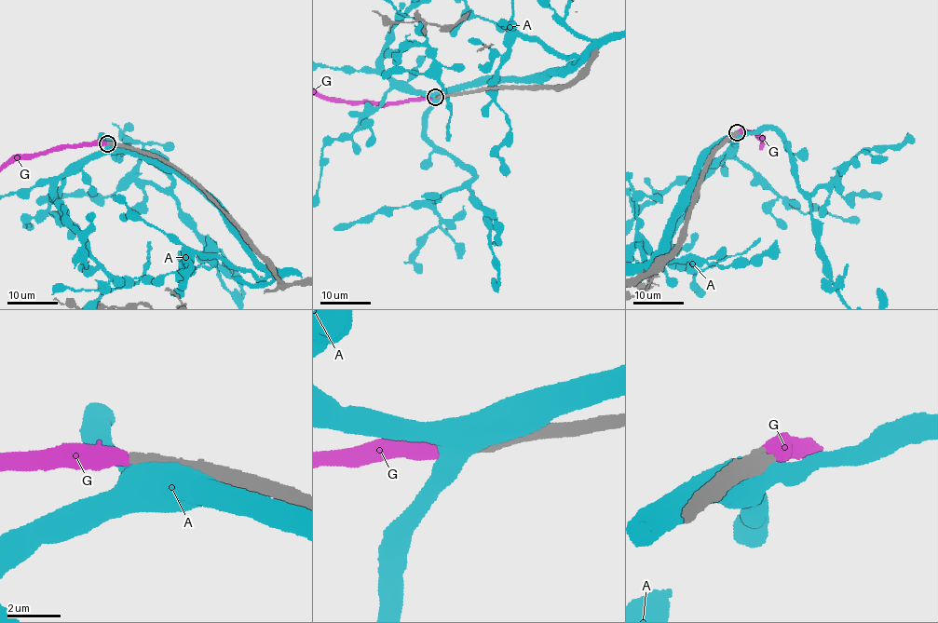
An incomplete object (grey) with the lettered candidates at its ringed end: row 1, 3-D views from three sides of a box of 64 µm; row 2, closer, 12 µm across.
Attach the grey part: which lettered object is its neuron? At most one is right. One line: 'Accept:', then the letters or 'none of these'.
Accept: G

